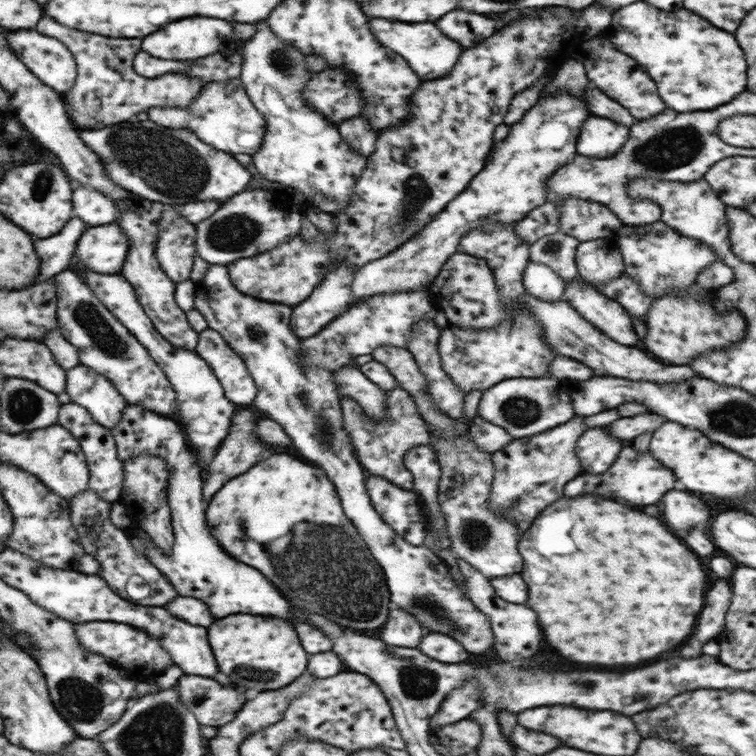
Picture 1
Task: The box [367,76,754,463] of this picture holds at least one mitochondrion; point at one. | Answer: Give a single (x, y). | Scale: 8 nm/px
(663, 150)

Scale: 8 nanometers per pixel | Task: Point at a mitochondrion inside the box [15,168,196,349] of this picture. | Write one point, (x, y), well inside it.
(43, 186)

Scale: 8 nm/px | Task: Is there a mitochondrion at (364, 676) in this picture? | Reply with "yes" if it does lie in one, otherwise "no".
no

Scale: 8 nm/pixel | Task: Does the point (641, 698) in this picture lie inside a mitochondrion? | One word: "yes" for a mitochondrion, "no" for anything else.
no

